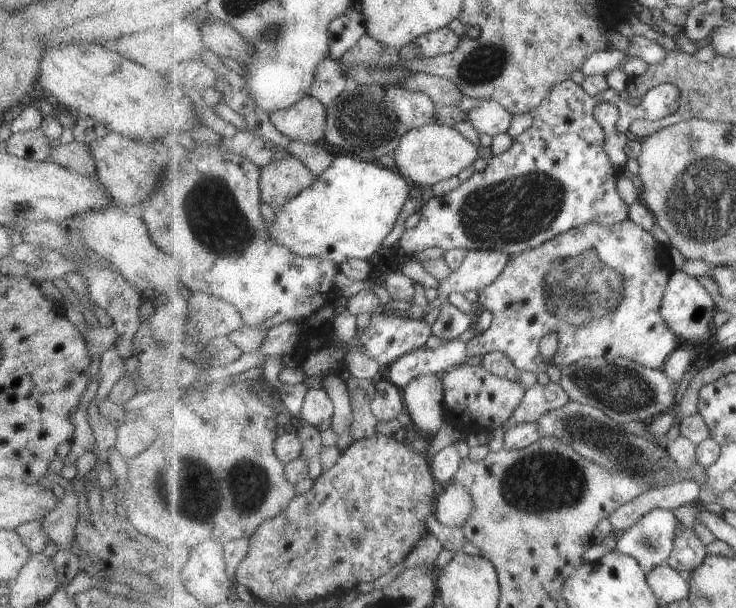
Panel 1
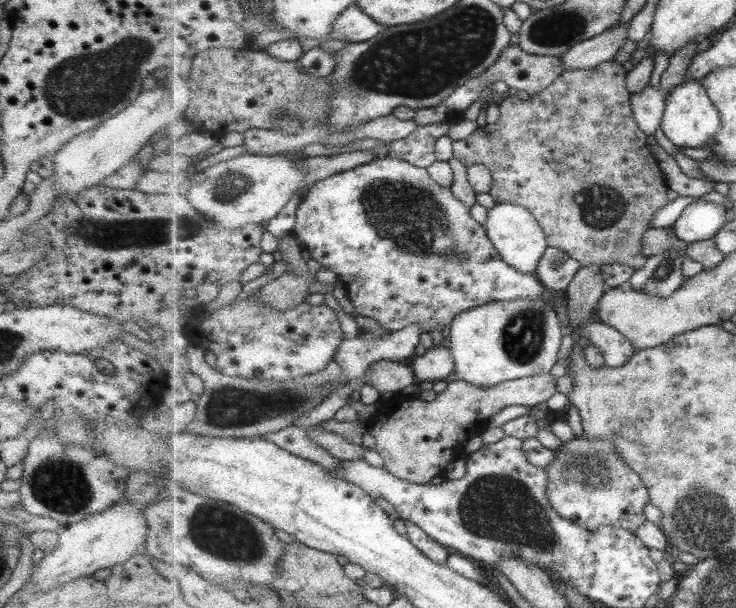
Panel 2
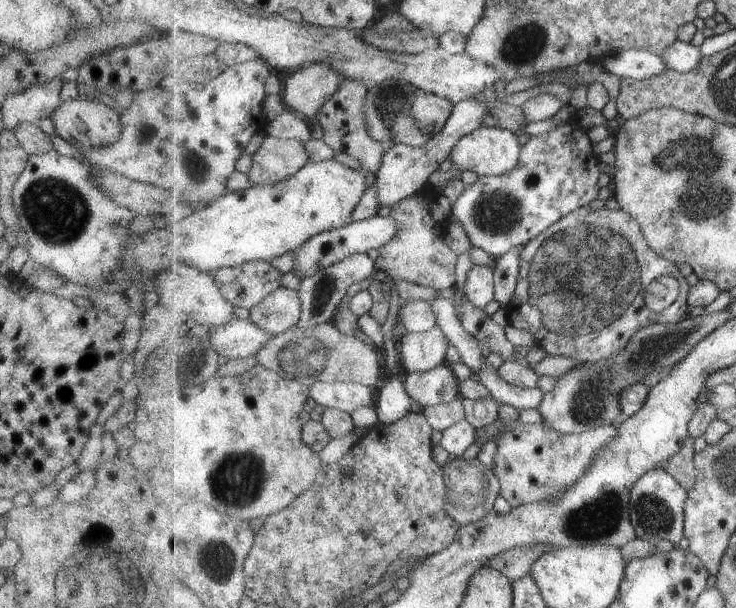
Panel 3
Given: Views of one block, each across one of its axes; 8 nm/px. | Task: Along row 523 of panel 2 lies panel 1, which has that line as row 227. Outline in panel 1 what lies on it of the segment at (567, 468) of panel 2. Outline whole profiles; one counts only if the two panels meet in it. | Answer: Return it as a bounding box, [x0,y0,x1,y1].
[467,220,681,373]

